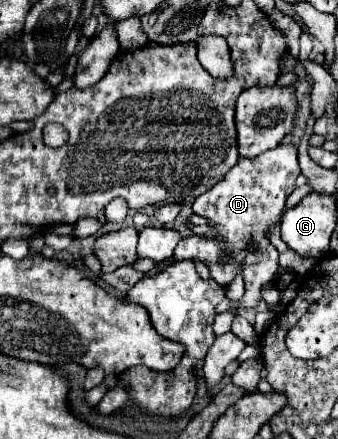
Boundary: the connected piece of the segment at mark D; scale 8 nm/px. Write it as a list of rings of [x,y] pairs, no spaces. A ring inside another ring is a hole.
[[[276,146],[266,150],[254,158],[240,158],[238,164],[220,180],[216,182],[206,194],[194,200],[194,214],[202,214],[212,220],[214,228],[220,236],[226,238],[226,250],[220,250],[214,240],[202,242],[184,238],[174,252],[174,262],[180,260],[202,260],[208,268],[212,278],[226,286],[236,274],[242,274],[246,282],[246,292],[242,298],[241,306],[252,308],[260,300],[260,286],[274,280],[278,270],[278,252],[268,242],[266,232],[270,224],[278,220],[284,210],[286,198],[296,188],[296,178],[300,176],[298,156],[294,146]],[[224,260],[226,264],[220,266],[218,262]]]

